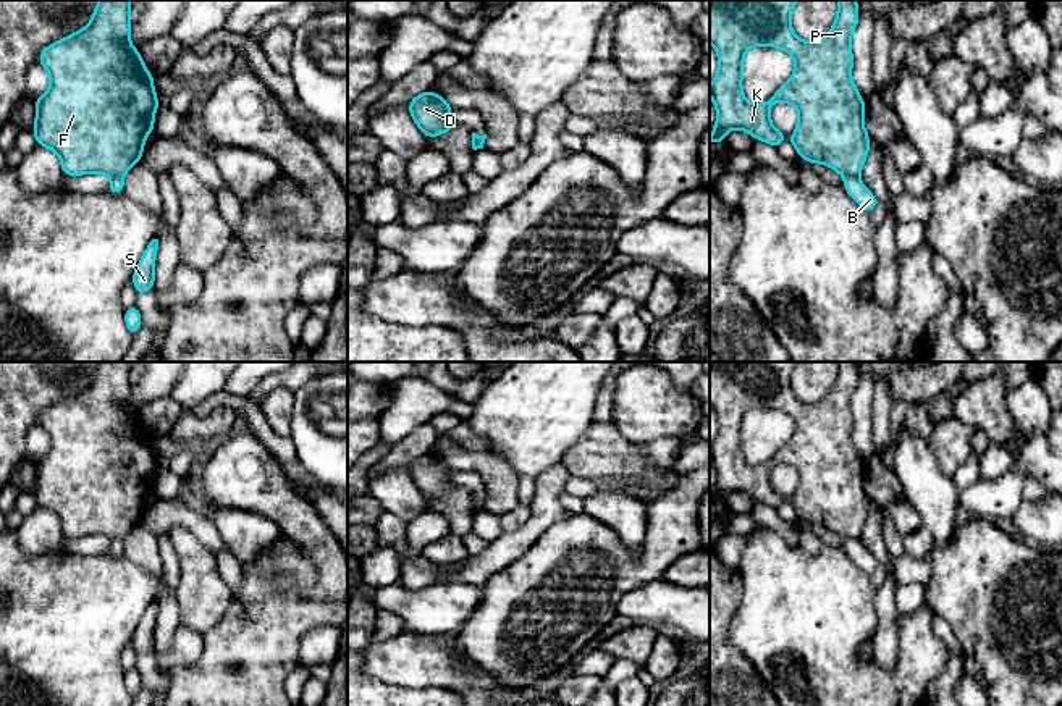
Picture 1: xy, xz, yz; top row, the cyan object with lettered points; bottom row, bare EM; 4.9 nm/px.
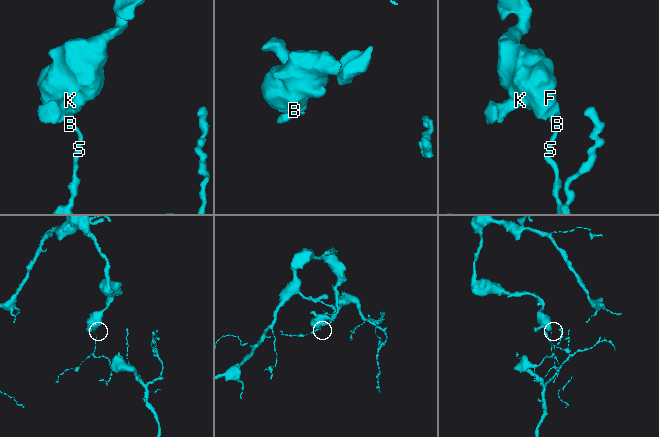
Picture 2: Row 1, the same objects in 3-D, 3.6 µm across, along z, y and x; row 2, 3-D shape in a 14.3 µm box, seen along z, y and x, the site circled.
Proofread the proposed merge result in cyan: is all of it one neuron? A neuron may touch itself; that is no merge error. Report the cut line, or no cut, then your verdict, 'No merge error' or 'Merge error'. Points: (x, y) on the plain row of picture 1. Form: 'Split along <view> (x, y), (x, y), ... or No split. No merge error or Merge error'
Split along yz (857, 538), (846, 540). Merge error

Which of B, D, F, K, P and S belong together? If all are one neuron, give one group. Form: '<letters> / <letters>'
B S / D F K P

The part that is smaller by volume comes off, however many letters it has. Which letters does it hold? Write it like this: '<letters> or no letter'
B, S

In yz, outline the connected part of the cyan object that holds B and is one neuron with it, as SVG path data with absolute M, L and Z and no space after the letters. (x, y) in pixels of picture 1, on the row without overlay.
M845 540L844 551L847 556L868 575L871 575L878 565L876 557L863 549L863 544L858 540Z

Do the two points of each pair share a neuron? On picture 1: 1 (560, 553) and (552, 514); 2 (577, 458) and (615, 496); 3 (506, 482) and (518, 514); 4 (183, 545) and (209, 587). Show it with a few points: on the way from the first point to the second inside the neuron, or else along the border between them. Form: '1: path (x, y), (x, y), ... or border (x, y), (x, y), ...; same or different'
1: border (571, 514), (553, 522), (527, 551); different
2: border (613, 483), (632, 487), (644, 493); different
3: border (519, 503), (500, 517); different
4: path (193, 554), (199, 567), (199, 577); same

